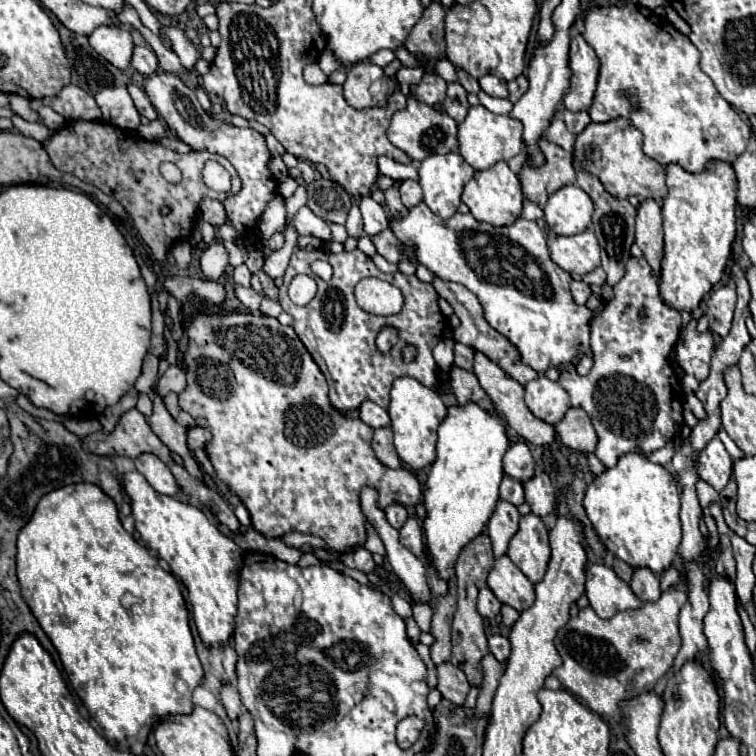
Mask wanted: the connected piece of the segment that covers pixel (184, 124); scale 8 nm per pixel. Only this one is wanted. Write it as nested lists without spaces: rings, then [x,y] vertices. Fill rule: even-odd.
[[[153,73],[145,77],[145,95],[153,103],[155,111],[165,119],[171,133],[175,133],[181,141],[189,143],[197,151],[209,151],[227,157],[227,161],[237,169],[241,177],[241,191],[235,197],[229,197],[223,201],[229,217],[229,225],[233,225],[239,231],[251,231],[257,225],[257,219],[261,217],[267,203],[277,195],[277,181],[267,169],[267,161],[271,159],[271,153],[265,145],[265,139],[261,133],[253,129],[241,129],[235,125],[221,123],[213,117],[209,117],[203,107],[197,101],[197,95],[191,87],[185,85],[185,81],[179,75],[173,73]]]

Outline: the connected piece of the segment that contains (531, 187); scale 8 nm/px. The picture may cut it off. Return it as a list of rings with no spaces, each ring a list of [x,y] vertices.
[[[541,141],[541,147],[545,153],[545,165],[531,167],[525,163],[521,169],[523,193],[529,201],[539,205],[543,205],[557,189],[575,183],[573,155],[551,141]]]

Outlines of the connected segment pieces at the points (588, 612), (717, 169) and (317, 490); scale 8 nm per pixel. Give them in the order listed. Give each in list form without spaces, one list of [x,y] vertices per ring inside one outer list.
[[[671,587],[661,593],[659,601],[649,601],[635,611],[619,611],[611,619],[601,619],[589,605],[555,635],[555,647],[563,663],[553,671],[561,685],[583,699],[595,713],[623,723],[619,703],[653,689],[673,665],[681,649],[677,615],[687,603],[687,593]]]
[[[711,161],[703,173],[687,173],[671,163],[667,171],[667,197],[663,199],[665,247],[659,275],[659,295],[677,311],[693,311],[711,287],[723,277],[737,229],[737,181],[729,163]]]
[[[239,311],[213,313],[213,315],[211,313],[193,313],[191,323],[187,327],[187,337],[189,337],[189,345],[187,345],[187,351],[183,355],[183,365],[185,365],[183,369],[187,373],[187,387],[185,387],[183,393],[179,393],[179,405],[191,417],[207,419],[211,435],[213,435],[213,439],[207,443],[207,455],[209,455],[209,459],[215,467],[215,473],[243,501],[243,505],[247,507],[247,511],[251,515],[251,527],[255,531],[259,531],[263,537],[267,537],[267,539],[283,537],[285,533],[291,533],[291,531],[313,533],[315,537],[321,537],[331,549],[345,551],[345,549],[351,549],[351,547],[359,547],[365,541],[365,515],[361,511],[361,501],[359,501],[359,493],[361,493],[363,487],[375,487],[379,491],[379,503],[385,503],[385,505],[405,503],[407,507],[415,507],[419,503],[421,485],[415,479],[415,475],[405,467],[399,467],[399,469],[385,467],[375,457],[375,453],[371,449],[373,429],[369,425],[365,425],[359,417],[347,415],[347,413],[343,413],[343,411],[339,411],[331,405],[329,395],[327,395],[325,375],[317,367],[317,363],[313,361],[313,357],[309,355],[309,351],[305,349],[305,345],[297,337],[297,333],[293,331],[293,327],[285,327],[273,317],[239,313]]]

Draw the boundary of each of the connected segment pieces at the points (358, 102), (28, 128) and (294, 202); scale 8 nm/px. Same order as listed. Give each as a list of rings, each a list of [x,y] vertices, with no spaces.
[[[359,63],[355,65],[349,75],[347,81],[343,85],[345,89],[345,101],[353,107],[353,109],[369,109],[369,107],[383,107],[385,103],[373,101],[369,87],[375,79],[381,79],[385,75],[385,71],[375,65],[375,63]]]
[[[15,115],[15,119],[13,119],[13,121],[15,129],[18,129],[21,135],[37,139],[37,141],[41,141],[41,143],[43,143],[43,141],[47,141],[47,139],[49,139],[49,135],[53,133],[53,131],[51,131],[51,129],[47,129],[45,125],[26,121],[20,116],[17,117],[17,115]]]
[[[299,185],[297,191],[293,193],[291,199],[287,199],[287,219],[291,219],[299,207],[303,207],[307,203],[307,189],[305,185]]]

